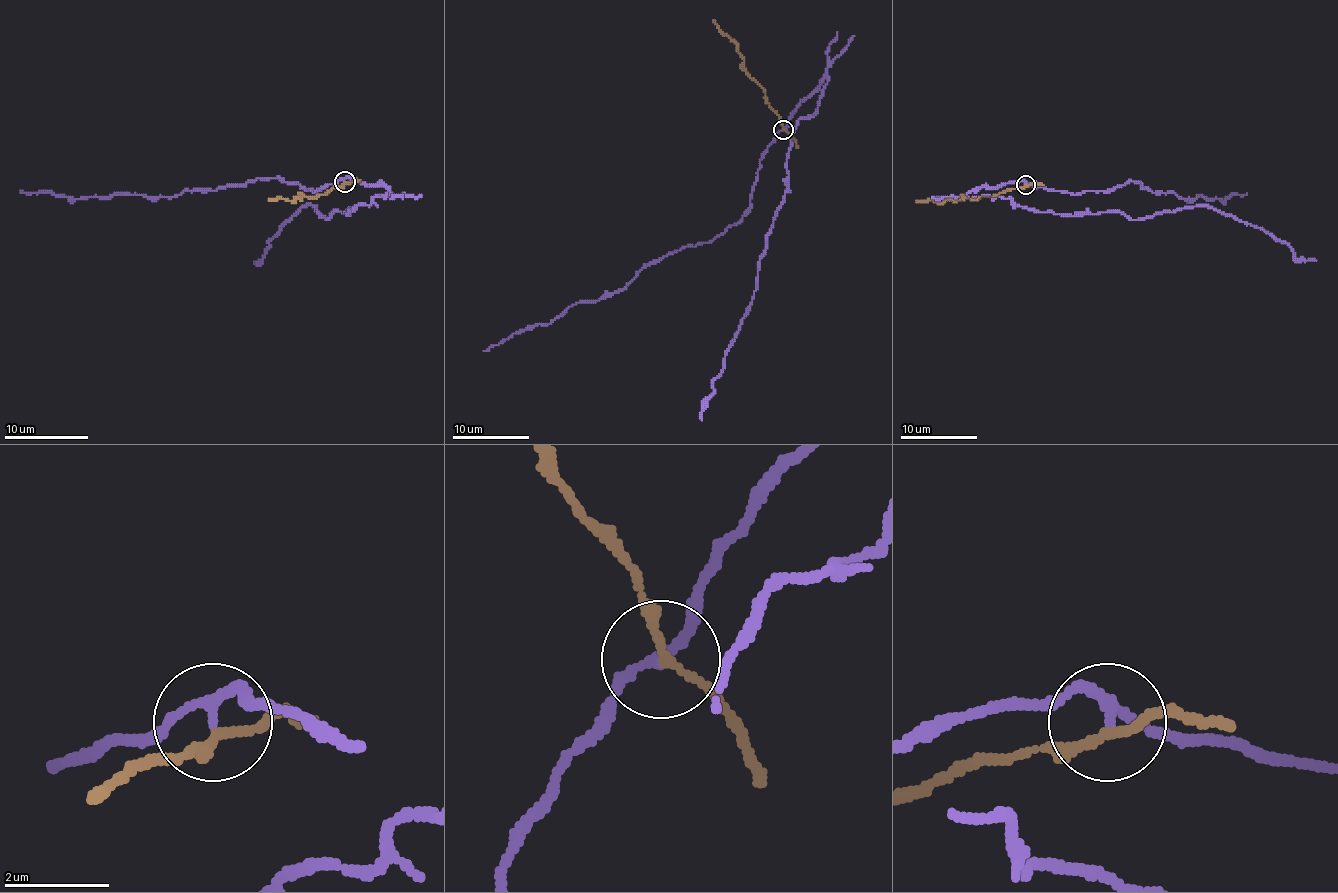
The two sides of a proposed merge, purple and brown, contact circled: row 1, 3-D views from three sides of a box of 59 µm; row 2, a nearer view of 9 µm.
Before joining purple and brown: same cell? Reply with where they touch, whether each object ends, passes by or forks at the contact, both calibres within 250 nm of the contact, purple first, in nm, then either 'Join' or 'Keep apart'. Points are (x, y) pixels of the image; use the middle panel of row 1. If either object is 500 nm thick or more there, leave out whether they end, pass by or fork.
Place: (783, 130). At the ring purple passes by. At the ring brown passes by. Thickness 180 nm (purple) against 160 nm. Keep apart

